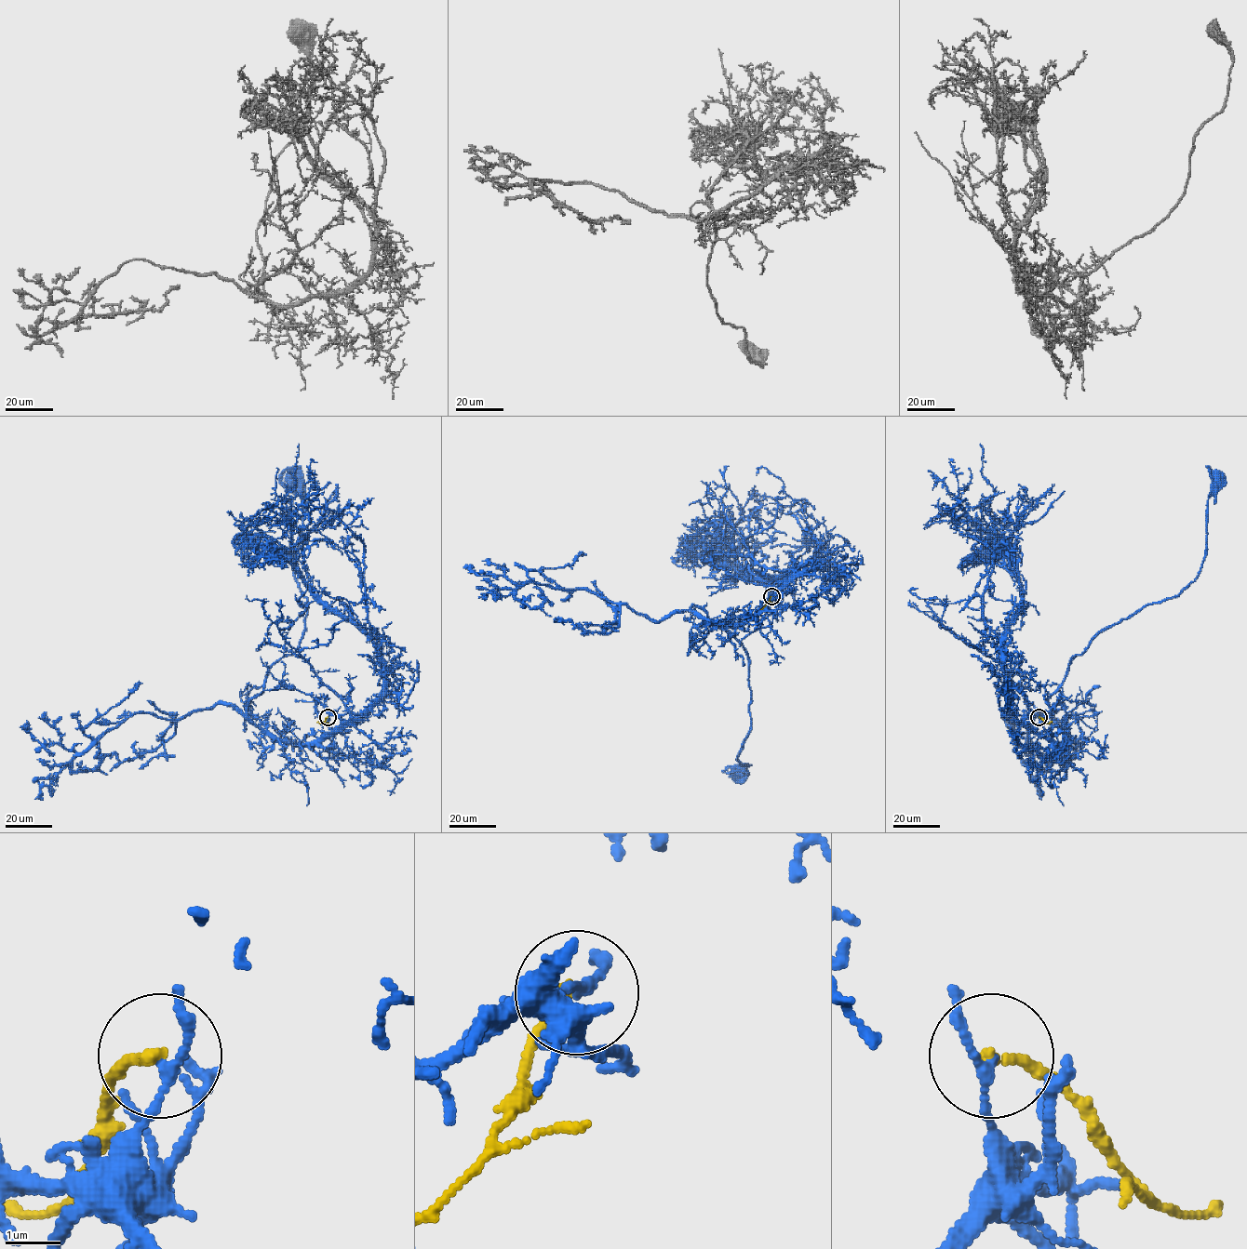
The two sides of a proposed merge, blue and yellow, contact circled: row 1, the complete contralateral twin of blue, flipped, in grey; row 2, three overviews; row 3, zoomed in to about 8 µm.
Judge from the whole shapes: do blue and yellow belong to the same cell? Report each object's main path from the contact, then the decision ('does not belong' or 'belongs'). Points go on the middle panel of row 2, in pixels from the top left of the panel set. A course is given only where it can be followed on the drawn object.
blue via (771, 597), (738, 623), (709, 621), (691, 607), (747, 656), (751, 727), (737, 775) | yellow via (771, 597), (761, 609) | does not belong

